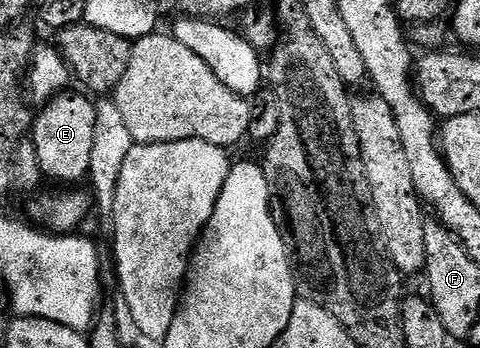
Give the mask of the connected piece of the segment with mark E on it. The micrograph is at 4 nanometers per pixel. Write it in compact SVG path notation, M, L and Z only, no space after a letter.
M88 95L54 96L36 113L31 129L31 139L39 154L39 166L46 177L62 180L62 185L73 186L76 180L84 181L91 166L91 150L94 149L96 106Z

